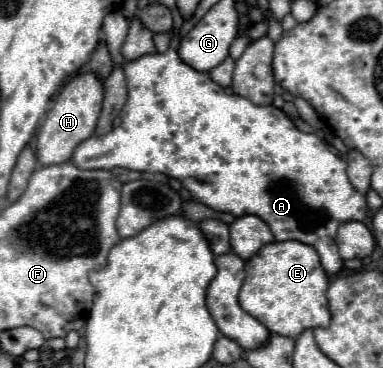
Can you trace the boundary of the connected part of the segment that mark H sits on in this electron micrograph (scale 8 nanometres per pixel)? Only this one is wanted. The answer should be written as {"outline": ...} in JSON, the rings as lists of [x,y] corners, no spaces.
{"outline":[[[93,73],[75,75],[69,83],[65,83],[65,87],[53,99],[53,105],[47,111],[37,133],[37,159],[41,161],[41,165],[57,165],[71,159],[75,147],[95,133],[101,103],[103,83]]]}

